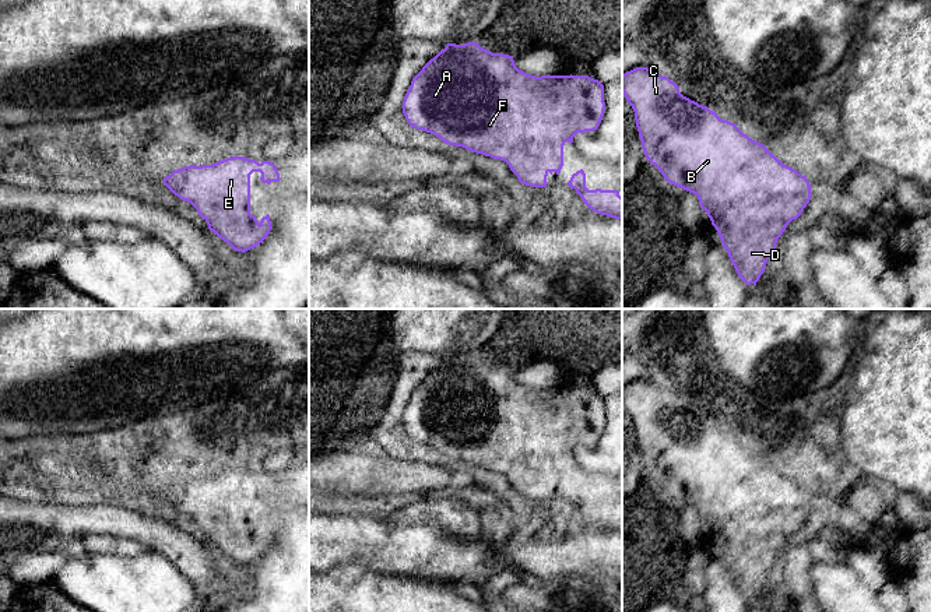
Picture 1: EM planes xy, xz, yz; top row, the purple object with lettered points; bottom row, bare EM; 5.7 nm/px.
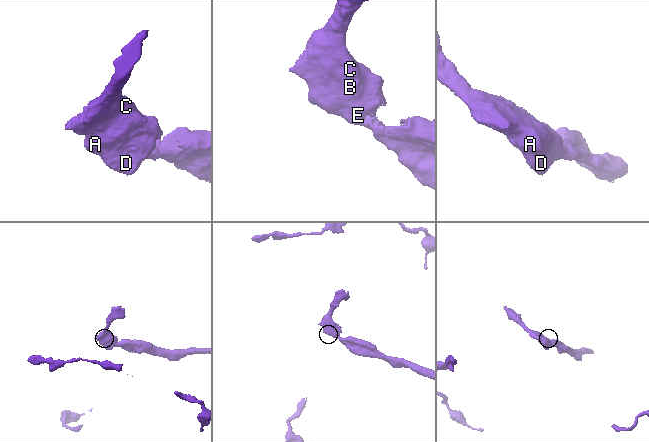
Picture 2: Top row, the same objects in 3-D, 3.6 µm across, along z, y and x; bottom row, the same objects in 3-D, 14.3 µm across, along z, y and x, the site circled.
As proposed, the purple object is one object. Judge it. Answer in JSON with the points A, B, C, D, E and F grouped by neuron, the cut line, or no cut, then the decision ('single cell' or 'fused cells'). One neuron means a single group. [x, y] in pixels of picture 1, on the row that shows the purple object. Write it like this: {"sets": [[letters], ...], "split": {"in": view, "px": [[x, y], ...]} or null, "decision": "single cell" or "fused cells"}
{"sets": [["A", "B", "C", "D", "E", "F"]], "split": null, "decision": "single cell"}

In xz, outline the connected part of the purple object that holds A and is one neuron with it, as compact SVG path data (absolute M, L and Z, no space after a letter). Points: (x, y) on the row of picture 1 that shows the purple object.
M477 42L447 43L412 78L403 101L407 123L435 134L449 145L505 161L519 182L531 187L547 187L547 176L561 173L563 145L577 133L598 129L605 110L604 85L589 75L530 75L519 70L509 54L492 53Z

